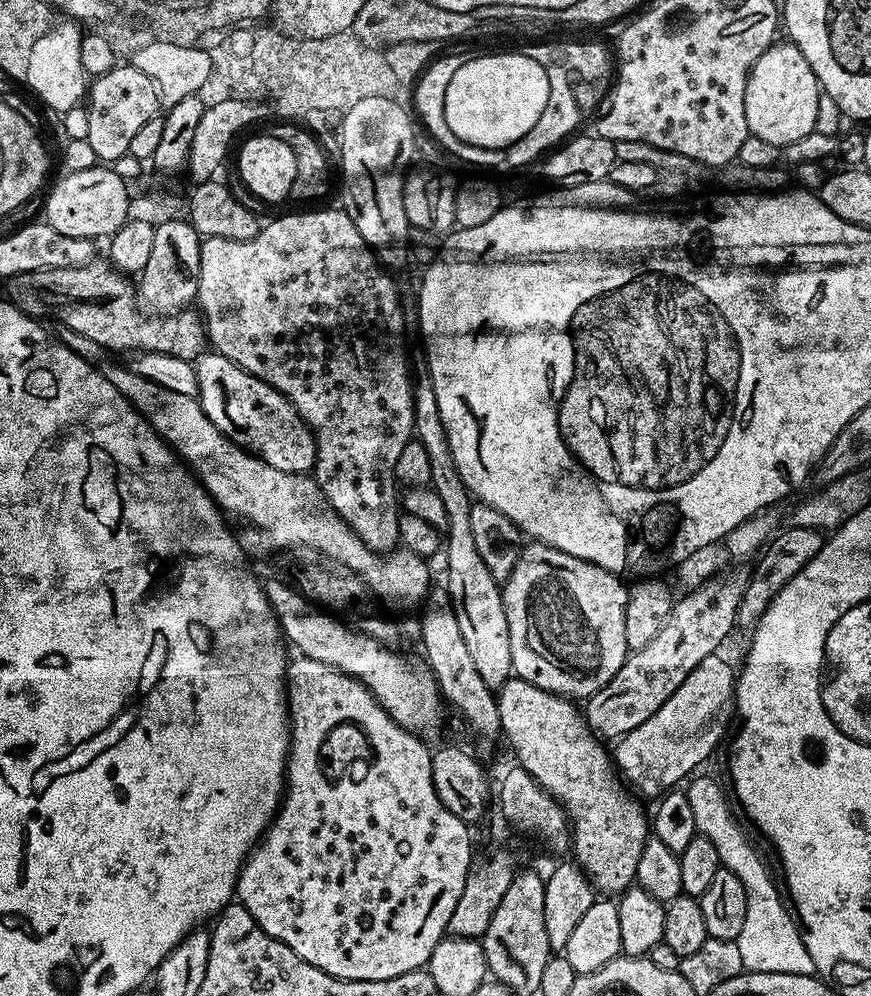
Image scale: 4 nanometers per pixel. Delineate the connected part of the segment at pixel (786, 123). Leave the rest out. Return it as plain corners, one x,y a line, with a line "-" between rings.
773,42
754,62
746,82
746,122
751,135
783,146
816,131
818,102
822,89
810,62
791,42

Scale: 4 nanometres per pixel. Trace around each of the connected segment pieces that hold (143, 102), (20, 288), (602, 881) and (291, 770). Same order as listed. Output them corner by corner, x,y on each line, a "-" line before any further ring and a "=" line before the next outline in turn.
120,62
106,74
97,76
91,81
86,93
88,132
138,132
155,121
152,119
161,108
160,92
154,86
154,82
150,82
150,78
146,78
146,74
142,74
142,70
135,68
131,62
=
27,272
21,276
7,277
7,299
17,308
21,308
27,316
45,318
57,316
59,323
76,331
83,338
96,342
112,354
121,354
124,351
156,351
158,354
173,355
188,361
195,361
196,357
204,355
206,351
206,325
201,313
196,310
177,312
171,318
146,318
137,298
137,285
131,279
124,278
117,292
102,290
96,296
85,299
72,296
71,298
57,298
54,295
36,298
34,290
34,272
=
510,678
501,686
501,688
499,688
496,702
498,714
500,715
500,730
503,739
508,739
508,744
512,747
513,754
516,755
515,763
528,771
534,782
540,788
543,788
548,792
549,795
551,795
563,808
570,825
570,852
573,852
573,854
576,855
573,856
575,863
580,865
580,869
584,871
588,881
592,883
593,889
600,894
619,894
625,892
628,888
633,887
636,879
636,871
638,870
638,857
642,854
642,846
647,842
650,835
650,820
646,814
644,817
644,808
639,804
641,801
629,791
624,780
618,775
609,749
607,748
606,750
600,745
603,743
598,739
596,733
588,727
588,721
584,719
581,709
579,707
576,709
575,706
572,705
575,703
573,703
571,699
563,696
556,696
552,692
546,692
538,686
534,686
530,682
526,682
519,678
=
300,656
293,659
289,663
286,673
286,699
288,701
288,710
290,713
290,743
288,746
288,767
286,769
286,787
280,802
280,807
275,816
272,818
271,824
268,825
268,831
264,833
262,839
248,853
247,860
240,867
240,875
236,877
235,899
246,910
250,910
250,914
254,918
254,922
258,922
258,926
262,926
262,930
266,930
266,934
285,943
290,950
294,950
294,954
298,954
298,958
302,958
306,962
310,962
310,966
318,966
318,970
322,970
326,974
330,974
339,980
382,980
390,978
398,978
399,975
407,972
415,972
416,969
423,969
427,965
430,954
434,950
434,946
438,946
438,942
444,939
448,931
448,923
450,922
450,914
454,914
454,906
458,902
458,898
462,894
462,886
464,885
464,876
468,873
468,867
472,864
474,849
472,849
472,840
468,837
470,832
469,825
460,819
457,813
451,812
449,808
438,798
438,794
434,790
434,780
432,778
432,752
427,748
425,741
407,732
402,726
398,726
398,722
394,722
394,718
390,718
390,714
386,714
384,707
370,694
370,690
366,690
364,684
359,684
354,677
347,676
345,672
334,666
326,666
326,662
314,662
314,658
306,658

